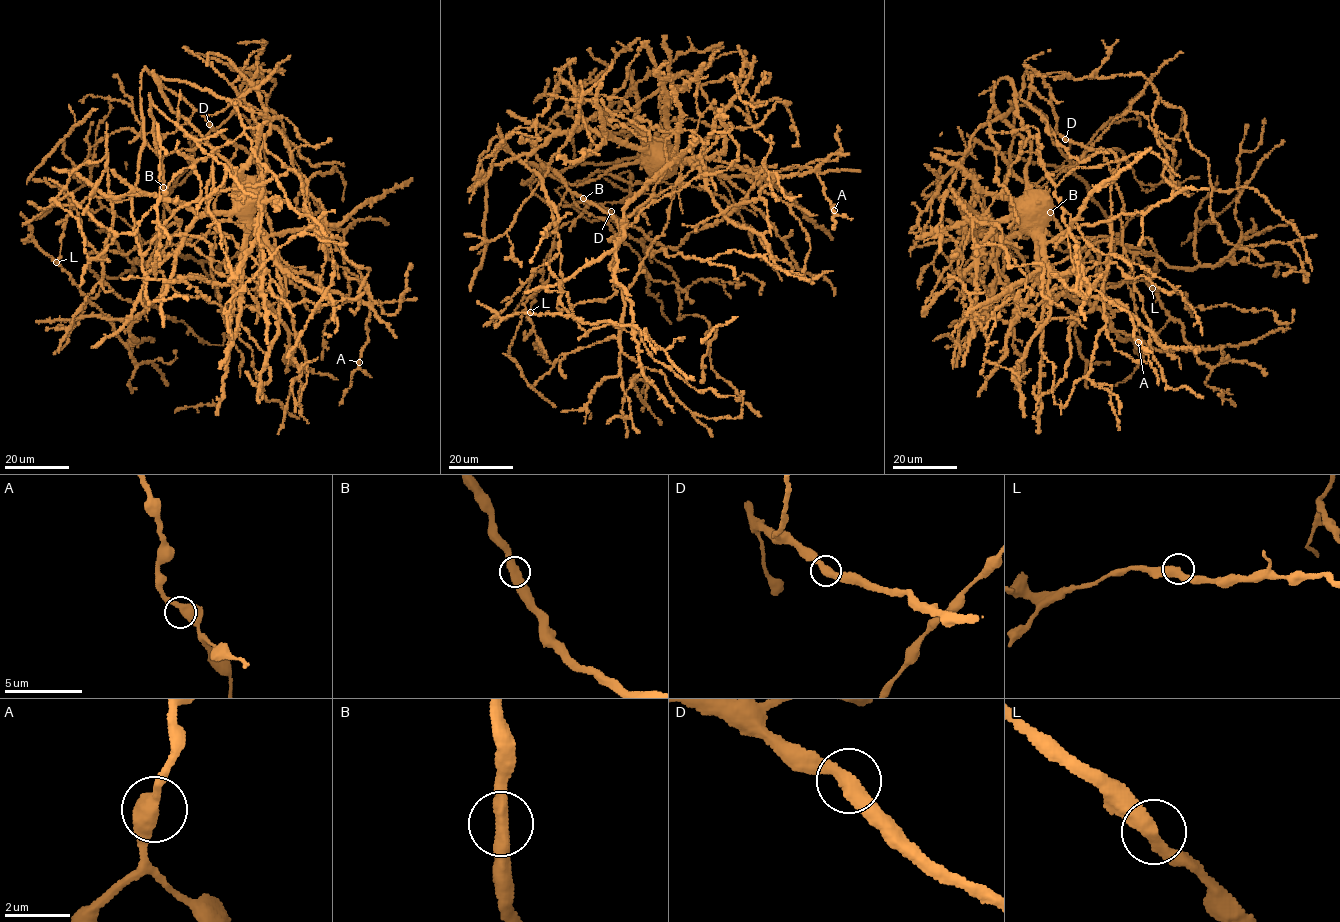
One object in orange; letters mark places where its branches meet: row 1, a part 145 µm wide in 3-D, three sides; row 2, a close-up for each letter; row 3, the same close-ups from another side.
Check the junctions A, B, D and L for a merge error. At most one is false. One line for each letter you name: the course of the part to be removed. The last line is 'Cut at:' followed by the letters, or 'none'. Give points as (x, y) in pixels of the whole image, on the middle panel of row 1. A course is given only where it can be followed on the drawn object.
Cut at: none

